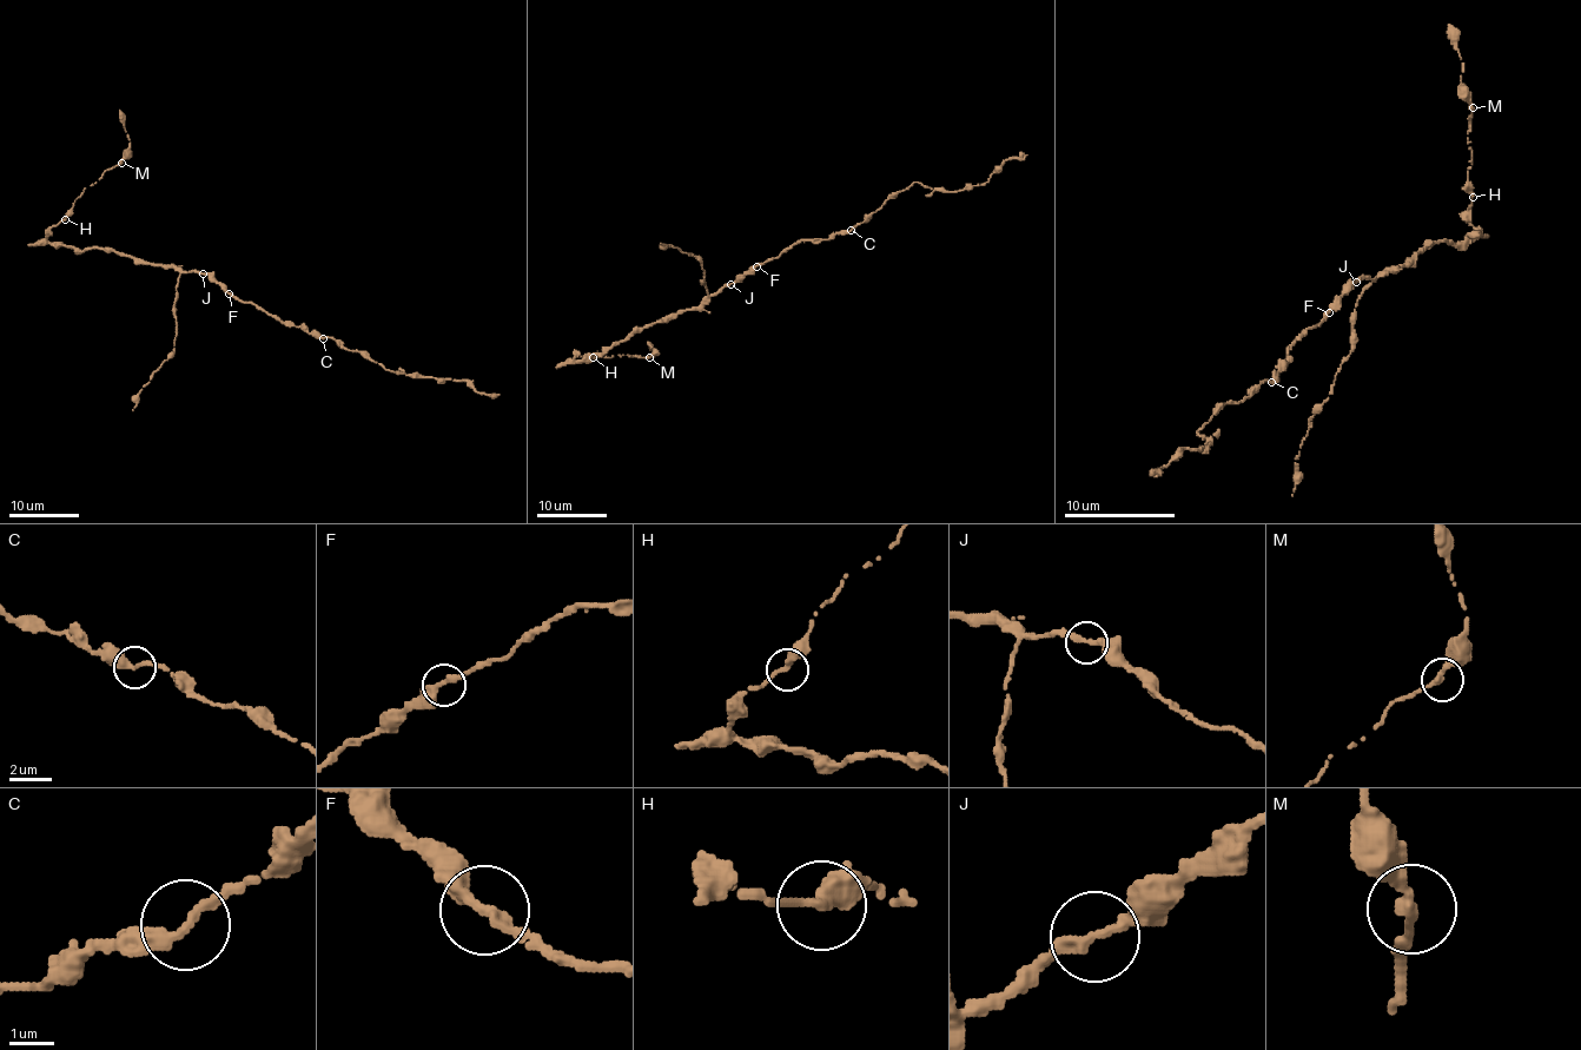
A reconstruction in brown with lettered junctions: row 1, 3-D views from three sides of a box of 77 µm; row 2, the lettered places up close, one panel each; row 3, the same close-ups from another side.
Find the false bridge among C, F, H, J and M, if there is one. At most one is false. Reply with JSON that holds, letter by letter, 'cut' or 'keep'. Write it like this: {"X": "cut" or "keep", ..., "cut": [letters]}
{"C": "keep", "F": "keep", "H": "keep", "J": "keep", "M": "keep", "cut": []}

